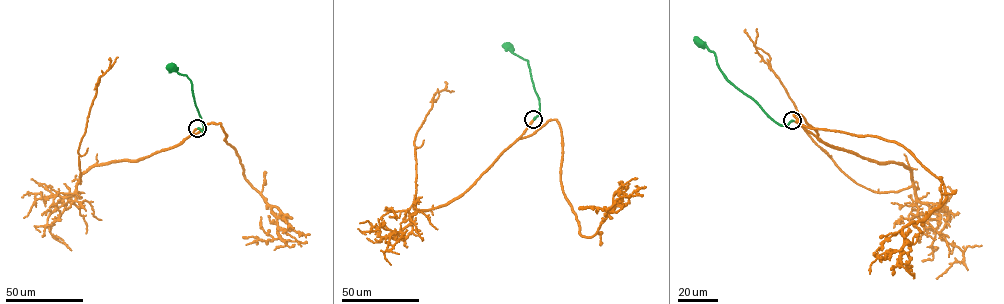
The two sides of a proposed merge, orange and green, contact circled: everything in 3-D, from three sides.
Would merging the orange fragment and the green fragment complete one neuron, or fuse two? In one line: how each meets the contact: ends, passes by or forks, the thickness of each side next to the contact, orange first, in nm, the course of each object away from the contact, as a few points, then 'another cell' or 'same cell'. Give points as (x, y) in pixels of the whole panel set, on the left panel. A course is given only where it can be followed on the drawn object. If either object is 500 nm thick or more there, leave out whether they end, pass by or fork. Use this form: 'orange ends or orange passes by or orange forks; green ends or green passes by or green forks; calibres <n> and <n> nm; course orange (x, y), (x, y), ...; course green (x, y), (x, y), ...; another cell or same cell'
calibres 190 and 550 nm; course orange (197, 128), (177, 145), (146, 157), (92, 166), (82, 174), (80, 183), (79, 144), (96, 83), (117, 57); course green (197, 128), (203, 132), (191, 80), (171, 68); same cell

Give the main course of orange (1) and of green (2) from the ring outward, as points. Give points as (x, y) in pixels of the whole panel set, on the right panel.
1: (792, 121), (834, 146), (902, 163), (911, 185), (874, 192), (849, 178), (803, 128), (758, 53), (757, 28)
2: (792, 120), (786, 125), (775, 122), (726, 78), (715, 55), (697, 42)

